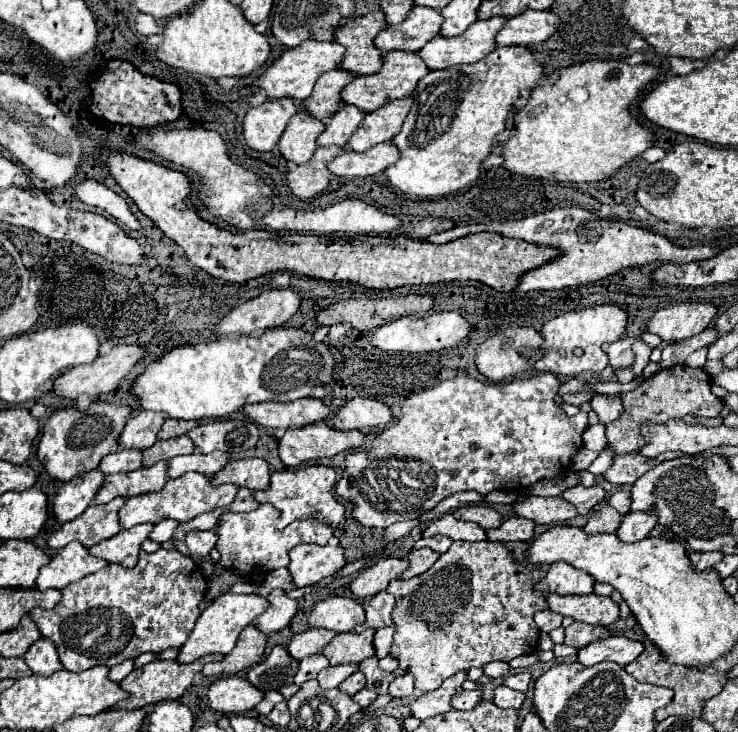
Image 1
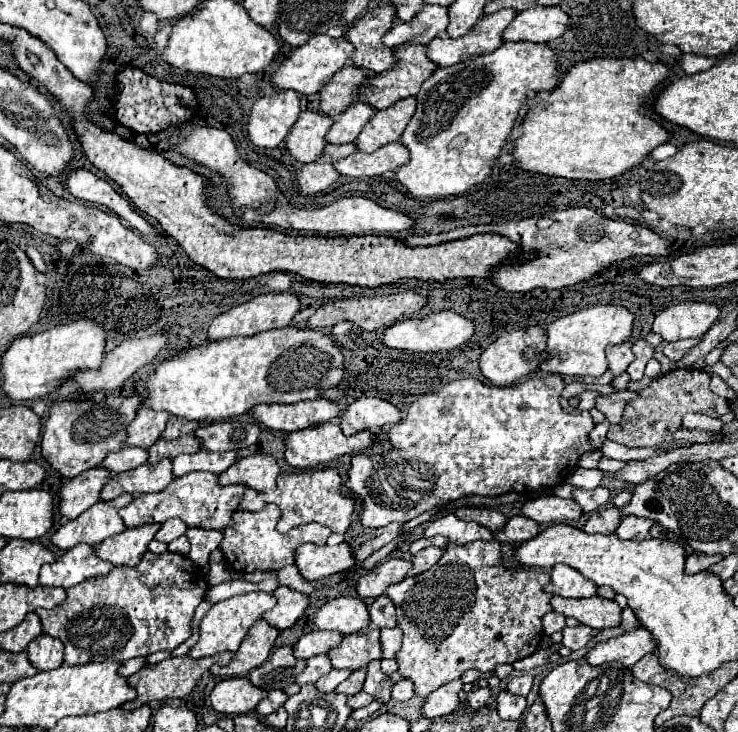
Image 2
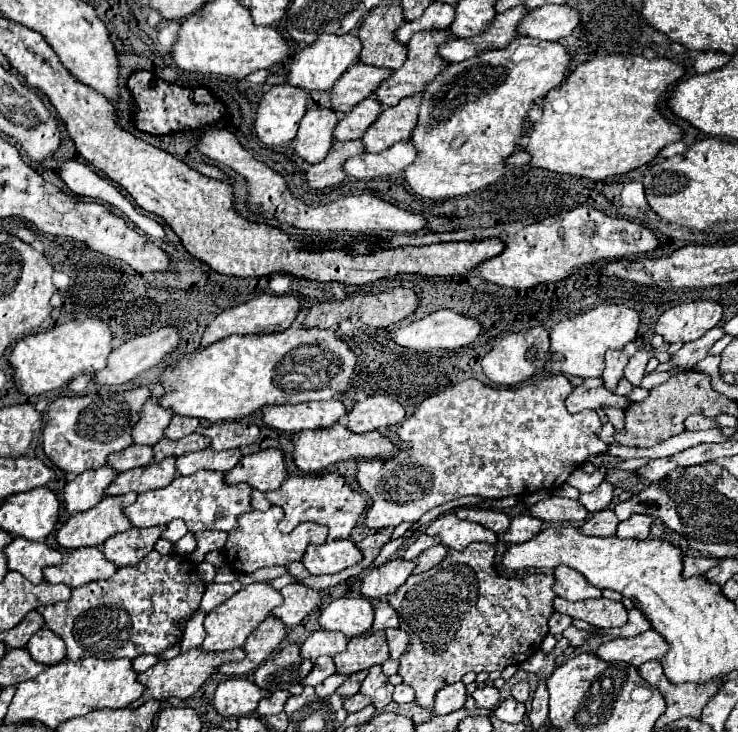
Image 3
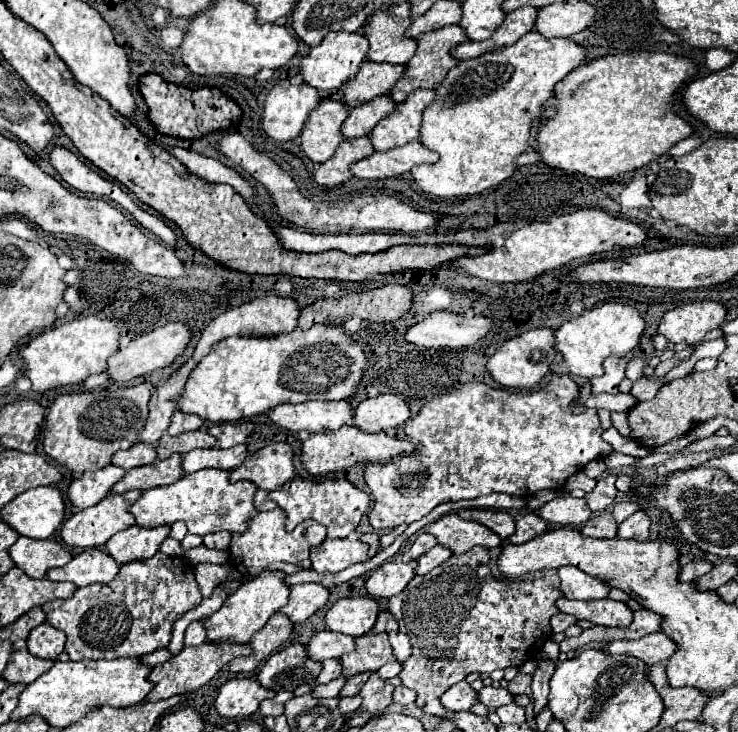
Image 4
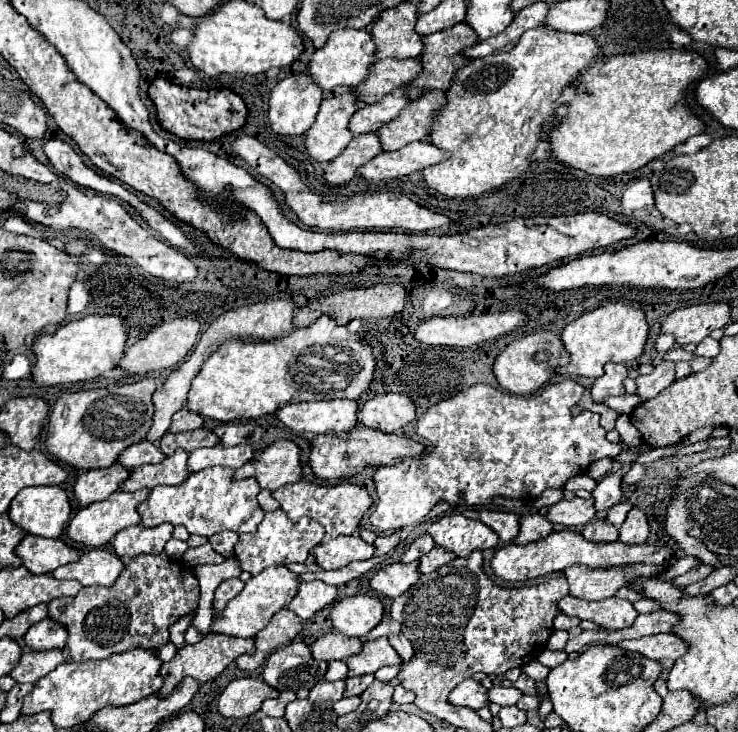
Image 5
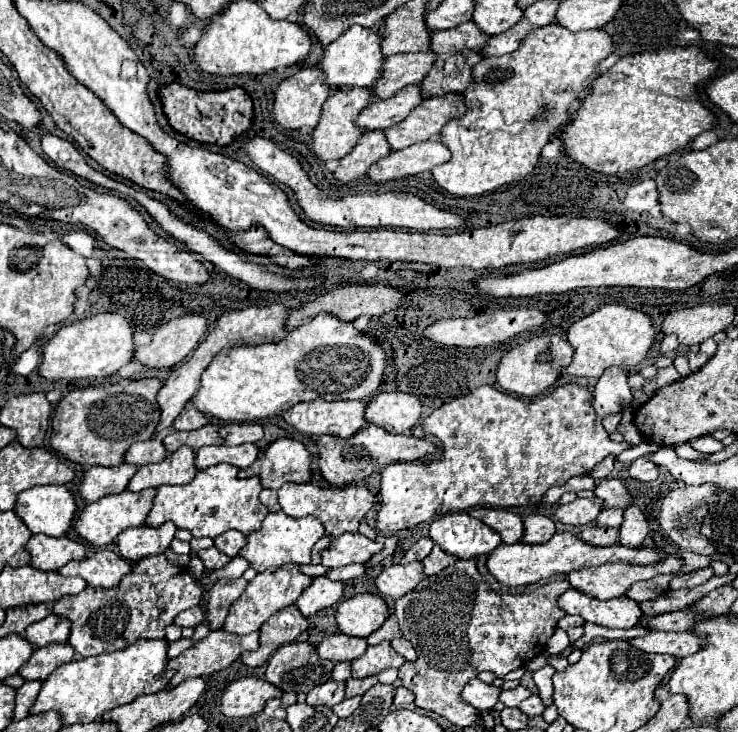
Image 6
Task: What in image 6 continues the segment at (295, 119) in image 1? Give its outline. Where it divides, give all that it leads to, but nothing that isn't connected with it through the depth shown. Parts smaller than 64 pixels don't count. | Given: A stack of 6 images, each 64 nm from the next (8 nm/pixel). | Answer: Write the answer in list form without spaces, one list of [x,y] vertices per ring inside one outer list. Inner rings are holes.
[[[348,88],[348,90],[332,92],[328,96],[328,100],[324,102],[324,110],[322,110],[318,126],[312,130],[312,152],[314,152],[314,156],[324,160],[324,162],[340,160],[342,156],[346,156],[354,148],[358,138],[362,136],[362,132],[354,126],[354,118],[370,102],[372,102],[372,90],[370,88]]]

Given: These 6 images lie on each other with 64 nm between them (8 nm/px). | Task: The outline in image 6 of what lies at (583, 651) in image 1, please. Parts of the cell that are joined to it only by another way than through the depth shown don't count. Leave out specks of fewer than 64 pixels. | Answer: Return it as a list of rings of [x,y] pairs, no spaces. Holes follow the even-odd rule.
[[[650,632],[646,636],[632,638],[630,644],[642,652],[670,654],[674,658],[684,658],[700,650],[702,640],[692,632]]]

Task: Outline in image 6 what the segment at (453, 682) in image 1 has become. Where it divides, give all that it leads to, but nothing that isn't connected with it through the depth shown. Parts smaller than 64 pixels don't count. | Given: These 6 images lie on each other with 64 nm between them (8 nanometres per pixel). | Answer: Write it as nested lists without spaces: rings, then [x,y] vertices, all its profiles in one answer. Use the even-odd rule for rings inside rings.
[[[472,678],[468,680],[468,684],[462,688],[460,692],[460,698],[478,708],[478,710],[492,710],[492,706],[498,702],[498,694],[500,694],[500,688],[496,686],[490,686],[486,682],[480,682],[478,678]]]

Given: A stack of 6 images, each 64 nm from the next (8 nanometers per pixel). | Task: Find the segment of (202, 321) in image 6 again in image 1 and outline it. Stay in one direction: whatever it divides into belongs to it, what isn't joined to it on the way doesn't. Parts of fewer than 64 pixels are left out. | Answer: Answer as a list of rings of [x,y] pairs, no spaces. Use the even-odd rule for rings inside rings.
[[[124,344],[124,346],[114,346],[108,354],[98,356],[92,364],[80,366],[80,368],[72,368],[64,374],[58,376],[58,380],[54,380],[52,392],[60,398],[66,400],[76,400],[80,394],[88,394],[88,396],[98,396],[110,390],[116,390],[118,382],[132,370],[132,366],[144,356],[144,348],[136,346],[136,344]]]

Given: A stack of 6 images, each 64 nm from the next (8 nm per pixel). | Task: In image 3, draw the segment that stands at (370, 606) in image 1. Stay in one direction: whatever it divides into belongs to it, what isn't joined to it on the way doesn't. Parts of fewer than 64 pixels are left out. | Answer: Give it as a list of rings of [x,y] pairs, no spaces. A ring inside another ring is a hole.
[[[382,598],[382,600],[374,606],[374,624],[372,624],[372,632],[376,632],[376,630],[386,630],[386,628],[396,628],[396,626],[398,626],[396,610]]]

